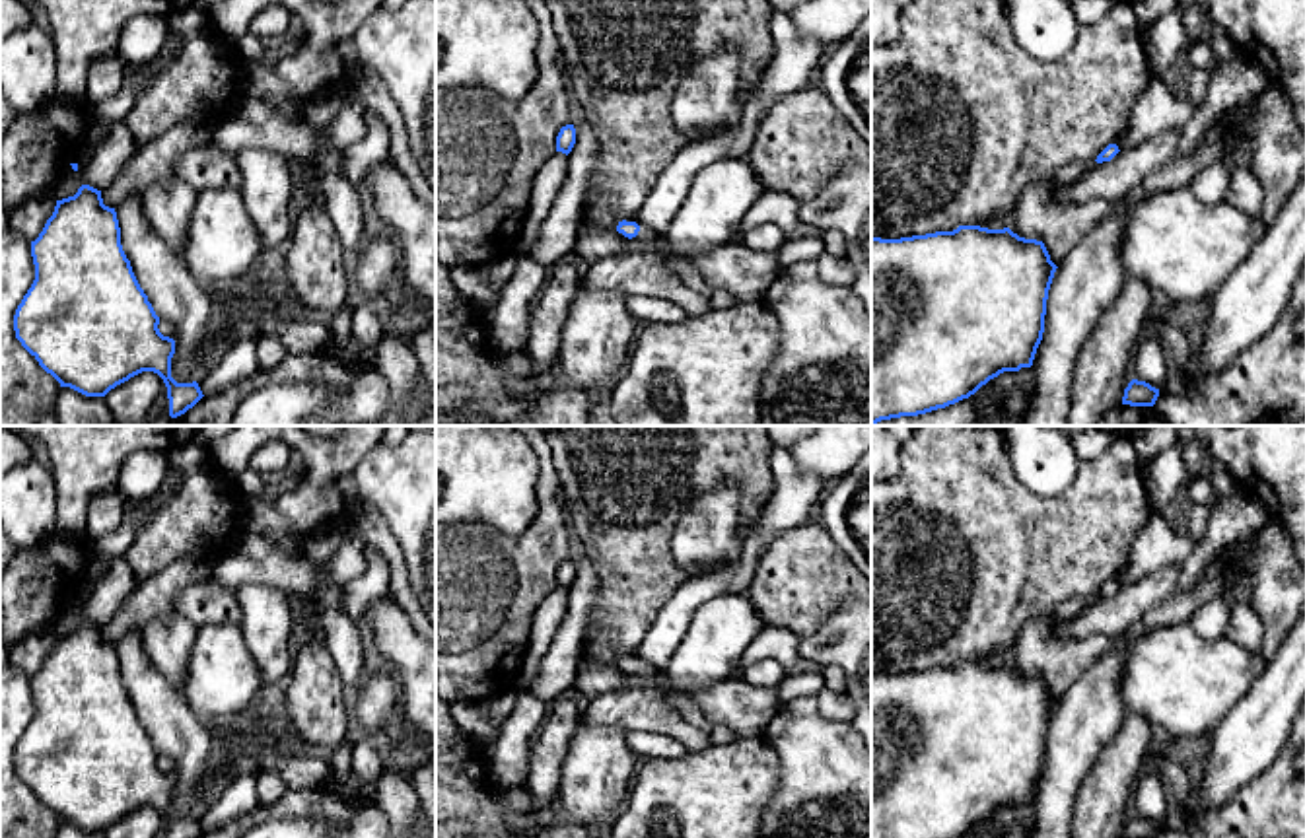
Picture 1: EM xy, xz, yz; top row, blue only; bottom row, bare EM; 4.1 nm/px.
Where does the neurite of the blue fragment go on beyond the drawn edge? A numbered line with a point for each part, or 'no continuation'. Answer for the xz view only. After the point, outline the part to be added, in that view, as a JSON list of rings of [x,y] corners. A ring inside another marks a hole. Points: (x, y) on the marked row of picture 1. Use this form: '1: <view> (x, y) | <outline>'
1: xz (747, 275) | [[[640,227],[636,239],[650,243],[667,257],[685,257],[710,288],[727,290],[739,303],[762,301],[782,272],[778,251],[757,253],[743,241],[725,243],[708,251],[679,253],[665,235]]]

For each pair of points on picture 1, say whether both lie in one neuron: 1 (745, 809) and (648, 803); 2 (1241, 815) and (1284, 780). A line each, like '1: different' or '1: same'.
1: same
2: same

